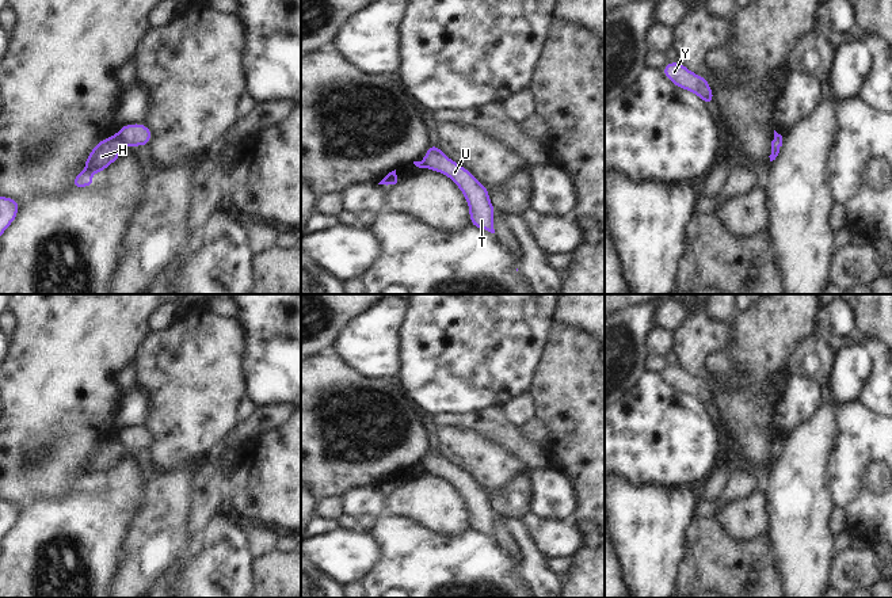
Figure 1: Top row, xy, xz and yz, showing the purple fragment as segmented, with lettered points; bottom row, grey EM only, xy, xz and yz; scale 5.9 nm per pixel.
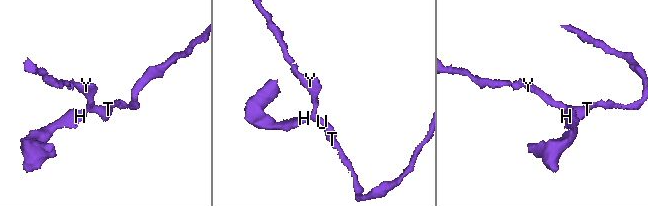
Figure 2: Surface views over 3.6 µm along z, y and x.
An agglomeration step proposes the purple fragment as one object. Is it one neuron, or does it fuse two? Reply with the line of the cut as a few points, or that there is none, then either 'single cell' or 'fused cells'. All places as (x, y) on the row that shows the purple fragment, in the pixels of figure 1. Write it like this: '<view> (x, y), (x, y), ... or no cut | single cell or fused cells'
xy (117, 134), (124, 144) | fused cells

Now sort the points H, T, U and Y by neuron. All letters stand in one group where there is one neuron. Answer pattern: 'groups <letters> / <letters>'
groups H / T U Y

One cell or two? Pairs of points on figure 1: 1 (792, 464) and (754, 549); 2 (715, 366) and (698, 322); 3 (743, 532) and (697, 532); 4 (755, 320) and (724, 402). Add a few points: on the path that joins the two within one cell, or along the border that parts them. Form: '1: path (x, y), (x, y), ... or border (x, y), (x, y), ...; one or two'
1: border (767, 529), (767, 540), (774, 563); two
2: border (723, 349), (705, 360), (712, 374); two
3: border (698, 514), (713, 518), (735, 539), (757, 539); two
4: path (755, 345), (755, 385), (748, 392); one

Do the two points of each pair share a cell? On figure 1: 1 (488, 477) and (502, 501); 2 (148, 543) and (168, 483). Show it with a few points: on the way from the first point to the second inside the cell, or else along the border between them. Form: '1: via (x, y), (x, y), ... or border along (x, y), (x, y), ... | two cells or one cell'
1: border along (525, 475), (517, 475), (504, 486), (488, 492) | two cells
2: via (160, 528), (168, 498) | one cell

